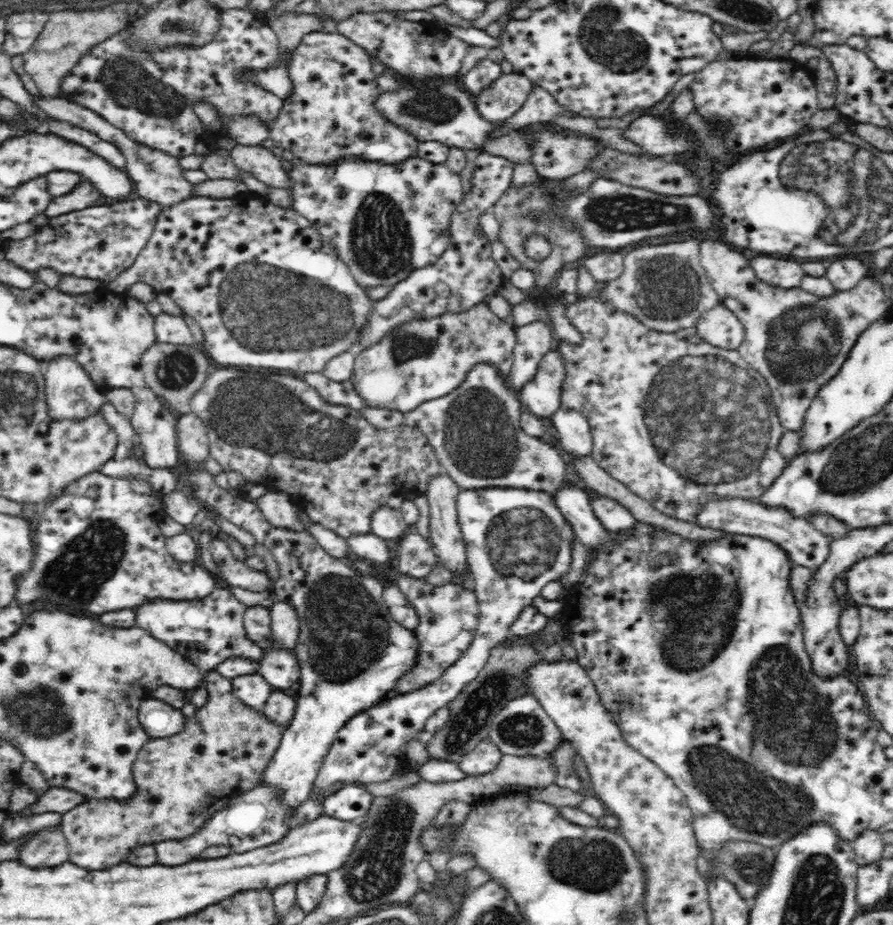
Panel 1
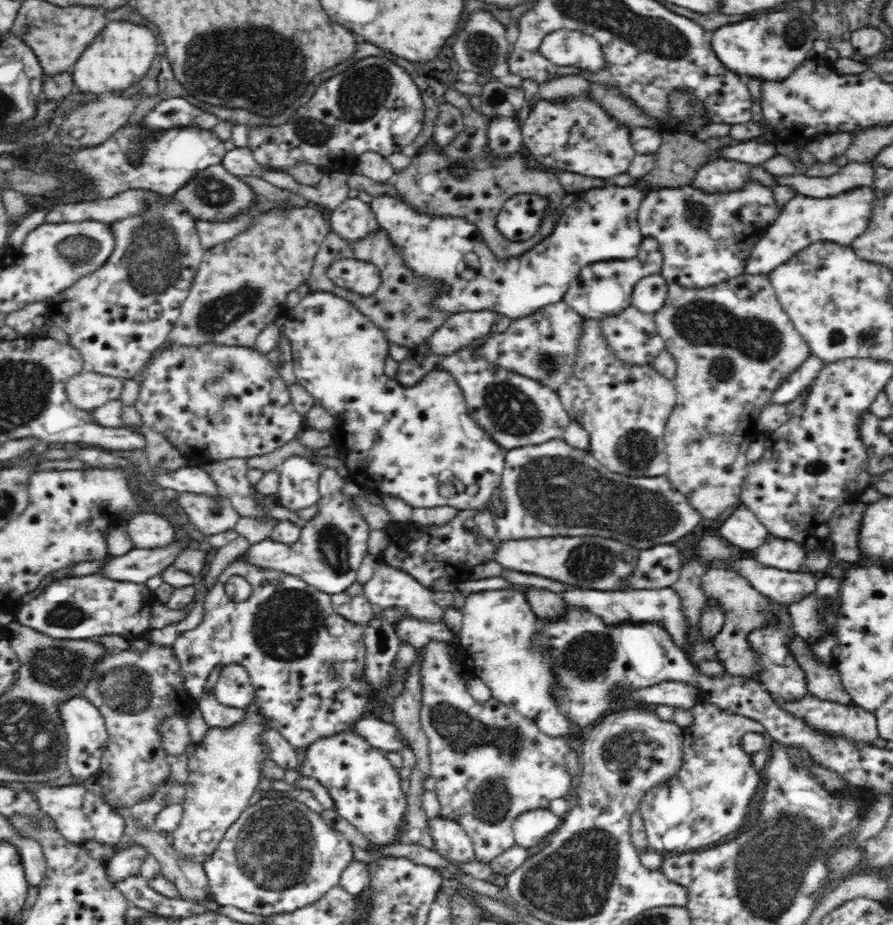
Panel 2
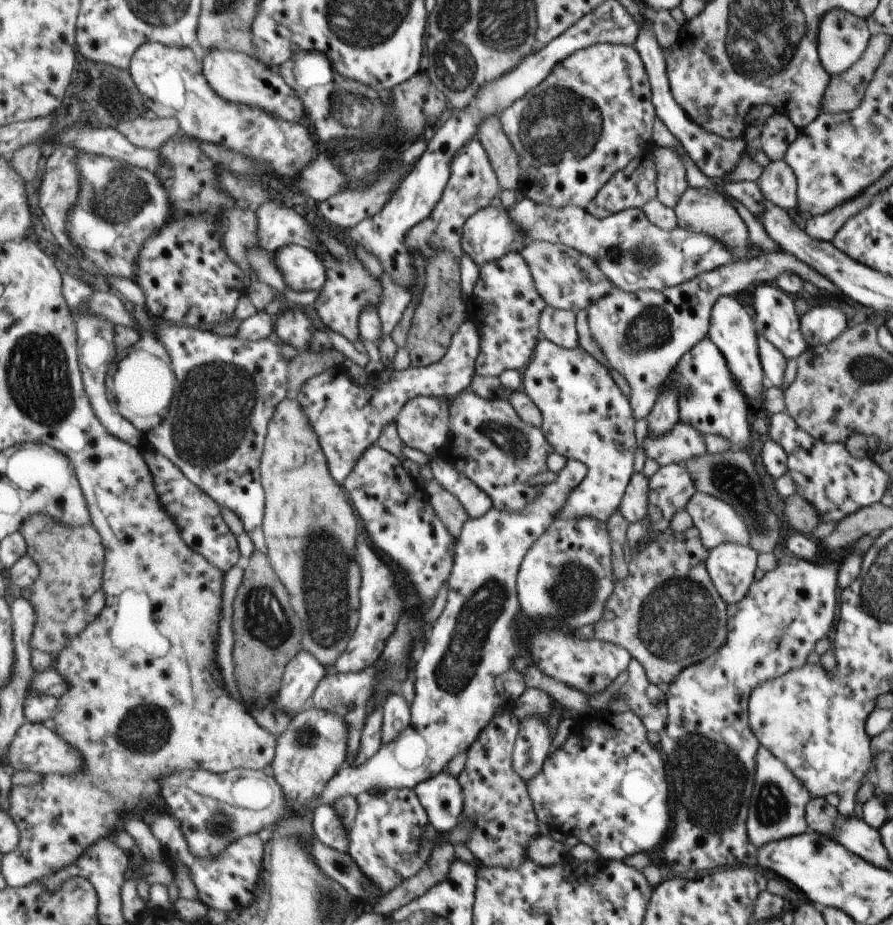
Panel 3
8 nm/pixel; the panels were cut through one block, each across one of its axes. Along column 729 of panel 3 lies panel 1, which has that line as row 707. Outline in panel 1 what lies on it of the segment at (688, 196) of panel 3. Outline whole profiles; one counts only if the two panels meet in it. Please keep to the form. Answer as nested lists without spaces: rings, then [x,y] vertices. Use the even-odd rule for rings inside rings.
[[[210,671],[205,673],[203,688],[208,691],[208,702],[204,703],[202,708],[197,708],[194,716],[186,720],[185,727],[178,733],[170,737],[151,737],[149,741],[138,751],[136,760],[133,764],[133,777],[136,781],[136,794],[127,802],[110,801],[110,800],[93,800],[86,801],[78,806],[68,809],[62,814],[61,830],[66,837],[68,843],[69,861],[76,863],[79,867],[86,867],[88,870],[104,870],[114,866],[116,863],[127,862],[126,855],[136,846],[144,843],[159,843],[160,841],[167,841],[168,839],[184,839],[190,838],[194,832],[198,832],[202,825],[219,810],[222,810],[230,800],[238,796],[244,790],[261,787],[262,770],[266,768],[266,762],[269,761],[270,754],[273,754],[275,748],[278,746],[279,740],[282,738],[282,733],[285,728],[274,725],[273,722],[267,720],[266,715],[261,712],[255,712],[248,706],[239,701],[233,694],[233,684],[231,679]]]

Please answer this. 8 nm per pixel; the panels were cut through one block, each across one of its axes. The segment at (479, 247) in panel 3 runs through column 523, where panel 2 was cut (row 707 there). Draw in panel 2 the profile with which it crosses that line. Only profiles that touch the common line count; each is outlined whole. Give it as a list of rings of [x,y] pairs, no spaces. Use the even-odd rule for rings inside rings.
[[[230,664],[222,668],[213,694],[224,706],[238,709],[245,709],[255,700],[251,678],[247,670],[239,664]]]

